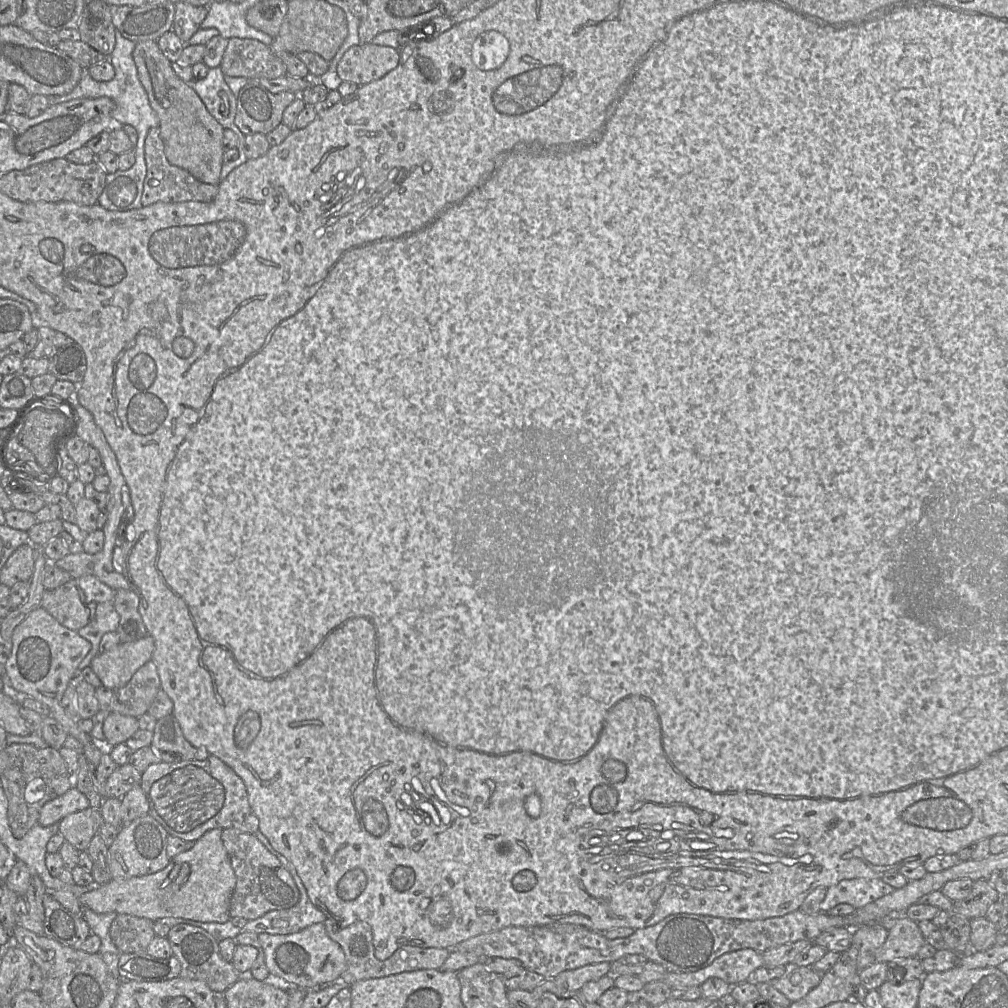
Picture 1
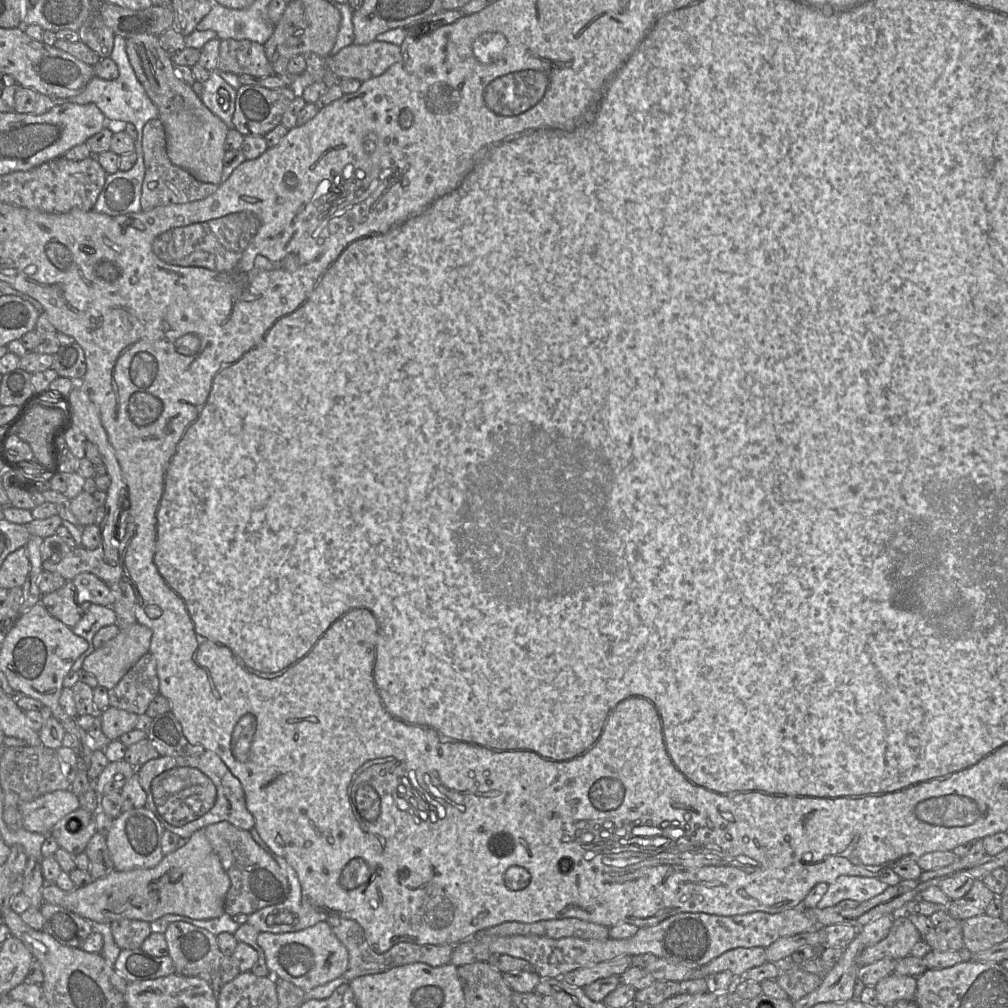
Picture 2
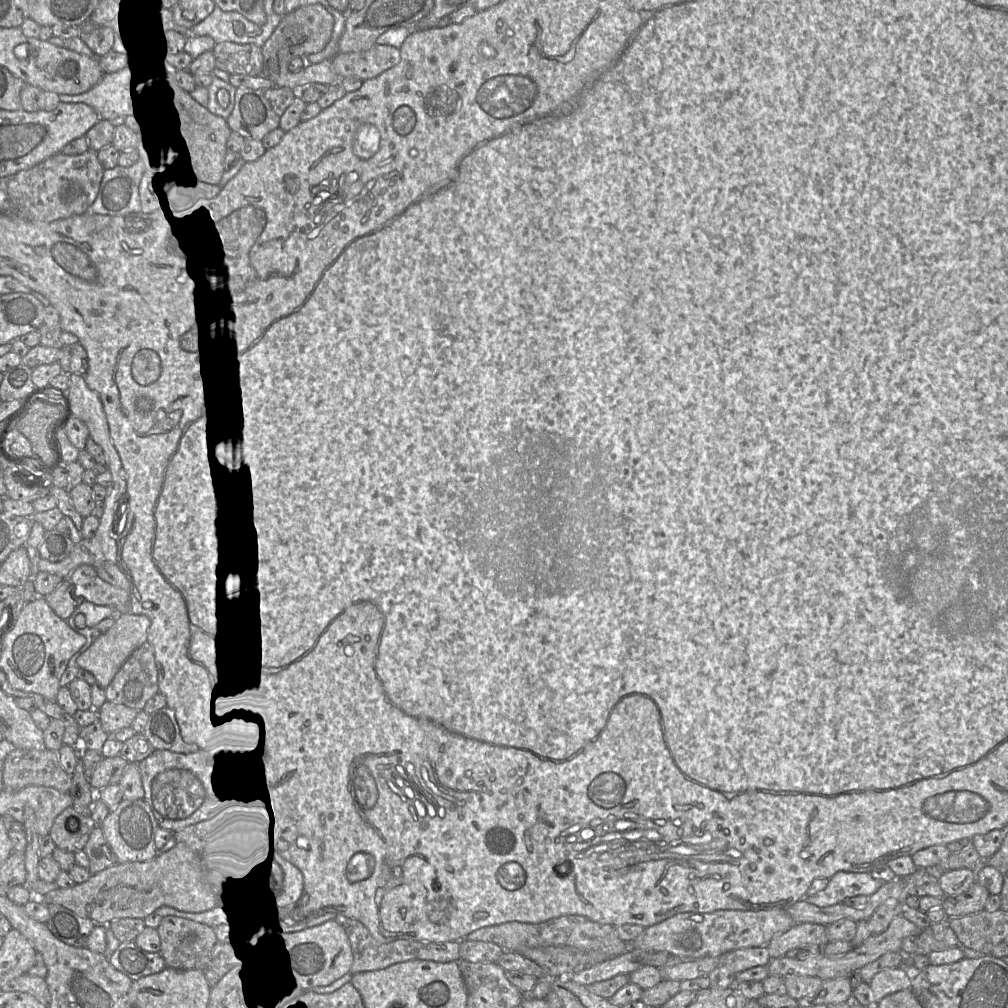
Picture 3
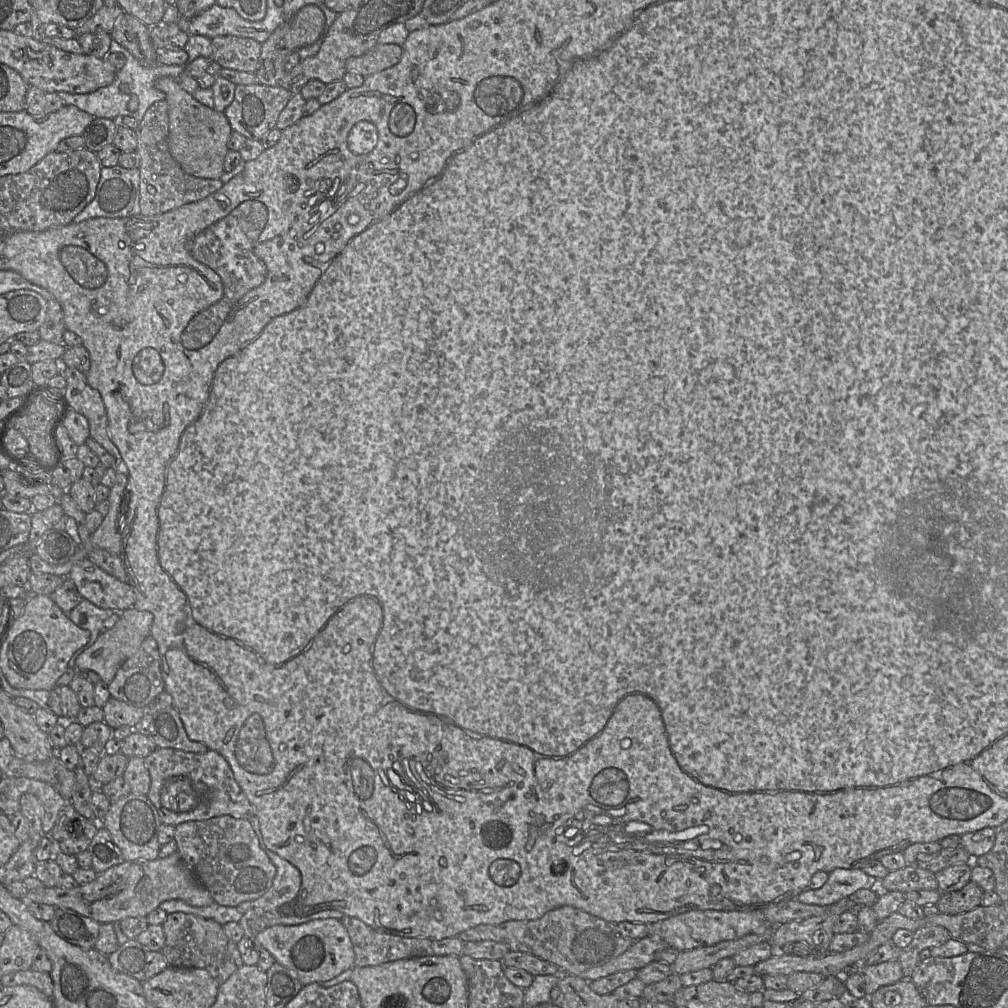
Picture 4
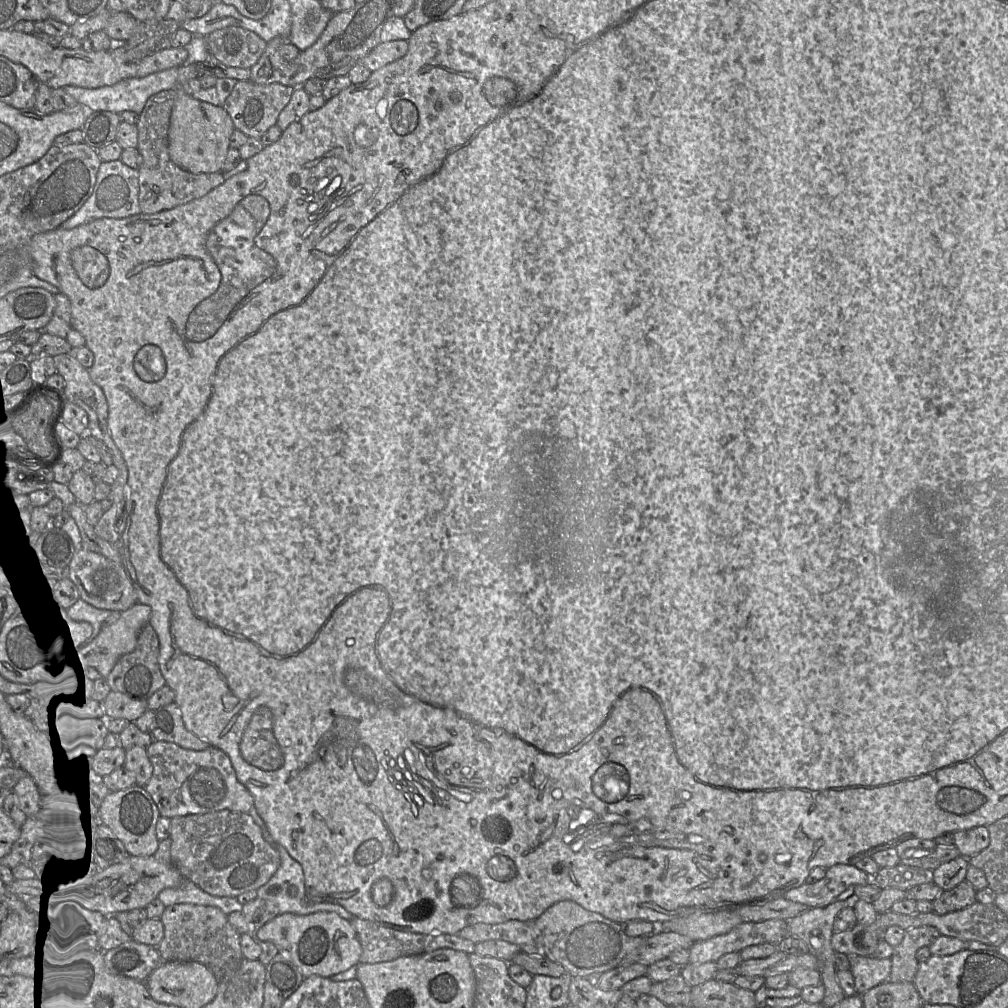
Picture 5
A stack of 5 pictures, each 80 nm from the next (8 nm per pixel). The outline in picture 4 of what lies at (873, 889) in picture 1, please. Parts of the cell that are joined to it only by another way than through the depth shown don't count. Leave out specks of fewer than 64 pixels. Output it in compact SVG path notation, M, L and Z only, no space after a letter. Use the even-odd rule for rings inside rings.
M837 868L829 872L826 883L818 889L807 888L796 899L807 904L830 906L851 897L860 889L876 889L878 880L861 869Z

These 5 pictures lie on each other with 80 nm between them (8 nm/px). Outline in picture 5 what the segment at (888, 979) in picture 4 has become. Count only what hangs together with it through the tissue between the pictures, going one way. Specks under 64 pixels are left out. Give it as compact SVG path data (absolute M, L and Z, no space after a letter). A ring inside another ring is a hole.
M850 956L850 970L854 976L857 994L863 995L871 988L887 982L891 973L890 958L878 959L873 956Z

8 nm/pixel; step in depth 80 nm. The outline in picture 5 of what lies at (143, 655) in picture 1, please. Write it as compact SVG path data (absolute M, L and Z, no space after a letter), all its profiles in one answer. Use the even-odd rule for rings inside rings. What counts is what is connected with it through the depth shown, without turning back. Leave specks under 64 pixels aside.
M137 602L129 609L122 611L115 623L108 626L103 625L98 635L79 649L68 664L68 683L72 676L79 675L79 672L85 668L96 670L101 678L106 679L118 659L135 649L138 635L149 622L150 616L151 608L146 604Z

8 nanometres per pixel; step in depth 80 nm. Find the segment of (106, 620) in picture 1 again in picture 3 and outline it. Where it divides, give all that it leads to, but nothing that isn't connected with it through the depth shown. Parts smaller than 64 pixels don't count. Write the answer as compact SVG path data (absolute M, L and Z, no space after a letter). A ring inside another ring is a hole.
M82 600L76 607L72 615L66 620L67 624L76 632L82 634L86 638L86 643L82 646L82 652L94 642L93 630L105 618L116 617L119 611L110 606L93 604L89 601ZM83 614L86 619L84 628L78 628L75 624L76 616Z

